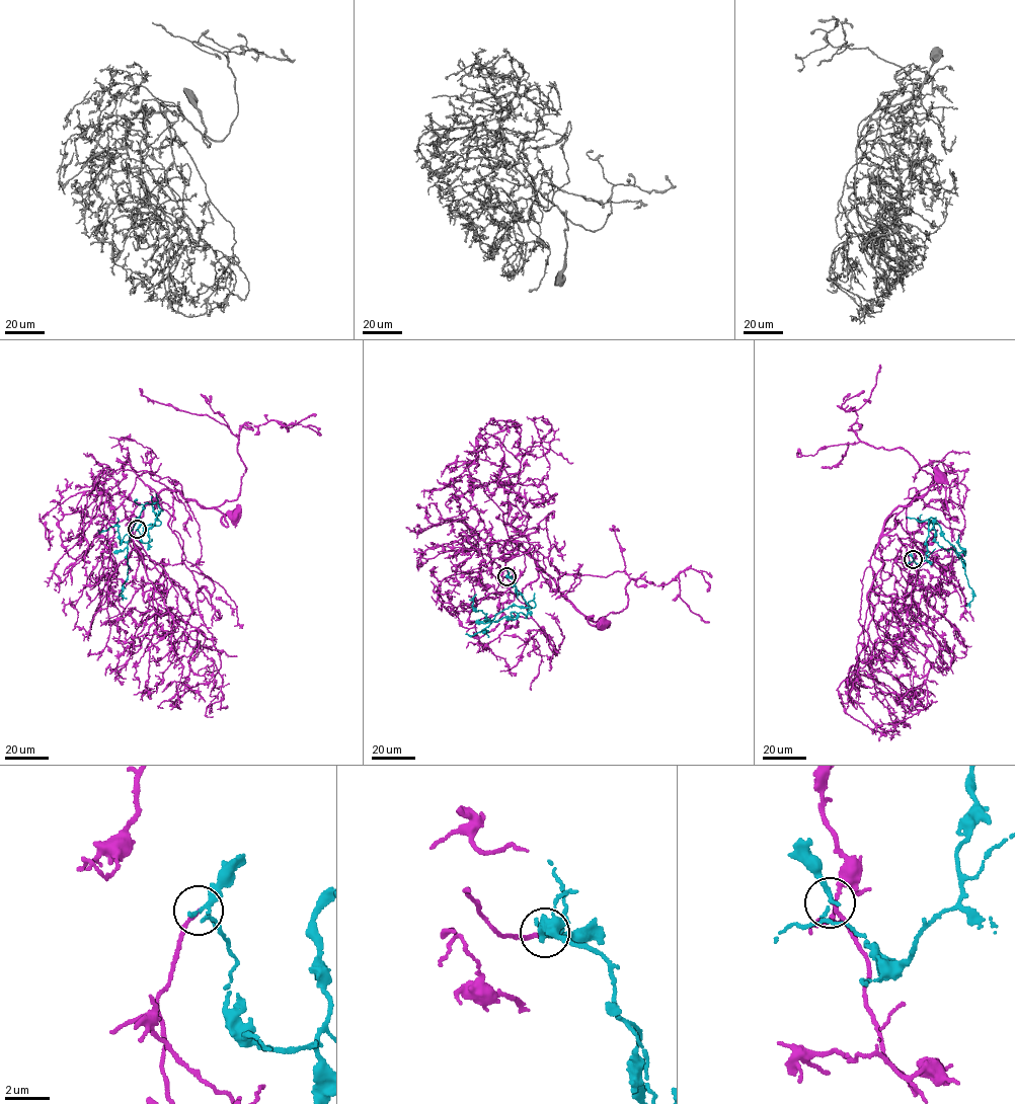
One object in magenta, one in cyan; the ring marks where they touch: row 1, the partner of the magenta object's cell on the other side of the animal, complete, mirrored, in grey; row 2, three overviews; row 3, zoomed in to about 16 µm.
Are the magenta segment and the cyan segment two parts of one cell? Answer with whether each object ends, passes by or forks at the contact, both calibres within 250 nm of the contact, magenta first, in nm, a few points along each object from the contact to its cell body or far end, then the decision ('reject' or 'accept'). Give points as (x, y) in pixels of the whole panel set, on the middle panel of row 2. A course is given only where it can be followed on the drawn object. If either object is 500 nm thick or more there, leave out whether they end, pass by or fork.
magenta ends there; cyan passes by; 150 nm thick on the magenta side, 180 nm on the other; magenta runs (506, 576), (498, 572), (508, 542), (536, 550), (539, 570), (536, 562), (601, 625); cyan runs (506, 576), (523, 597), (527, 615), (489, 622), (473, 608), (476, 595); accept

